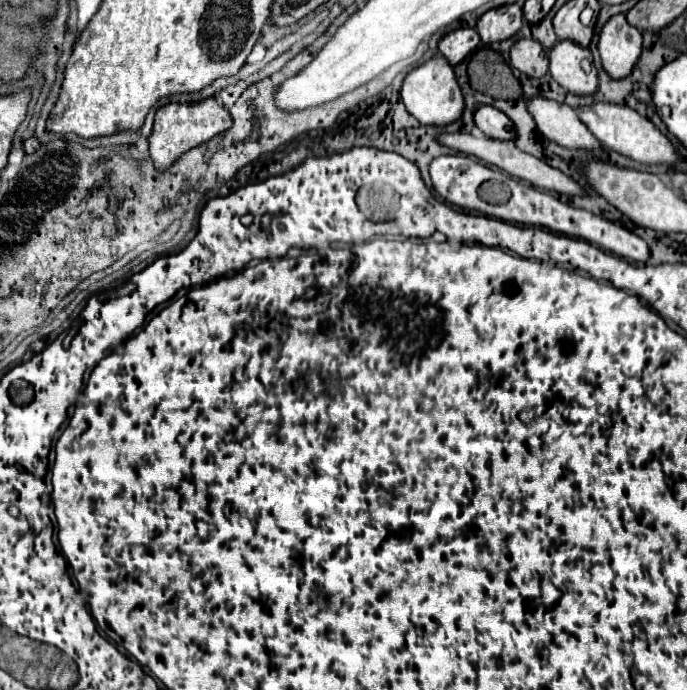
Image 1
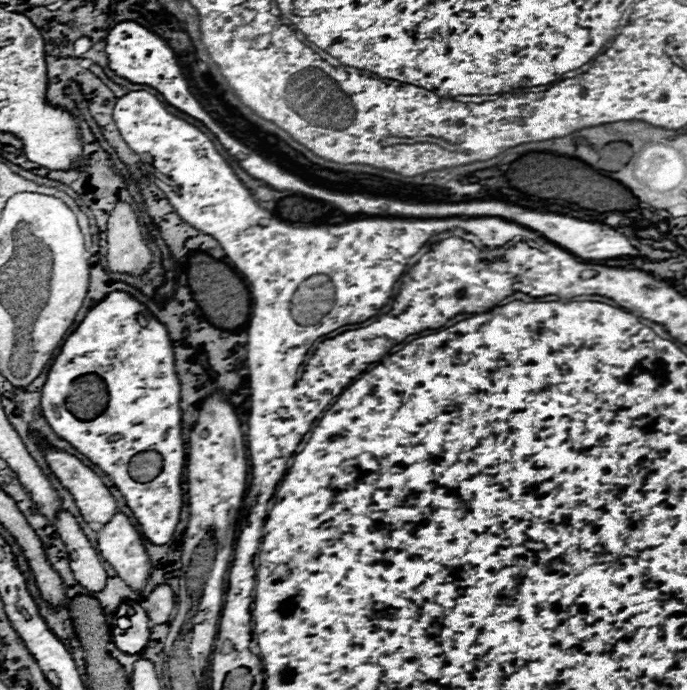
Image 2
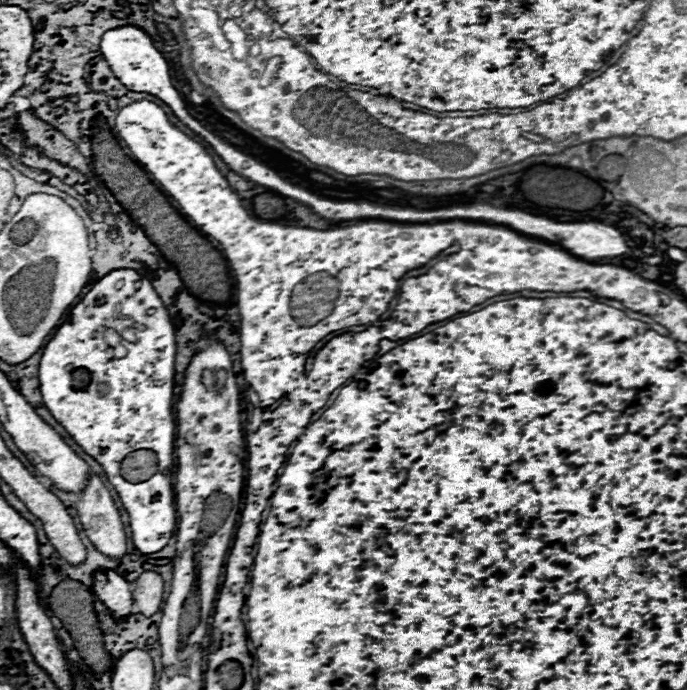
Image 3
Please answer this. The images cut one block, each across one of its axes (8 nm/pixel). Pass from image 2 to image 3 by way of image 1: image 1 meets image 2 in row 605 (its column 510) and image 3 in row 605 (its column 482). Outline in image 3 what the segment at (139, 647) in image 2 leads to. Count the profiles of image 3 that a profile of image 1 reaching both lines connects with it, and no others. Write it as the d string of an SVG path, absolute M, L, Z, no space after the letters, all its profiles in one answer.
M98 572L94 576L94 582L94 594L106 604L116 620L128 618L132 614L132 590L122 576L118 576L116 572Z

